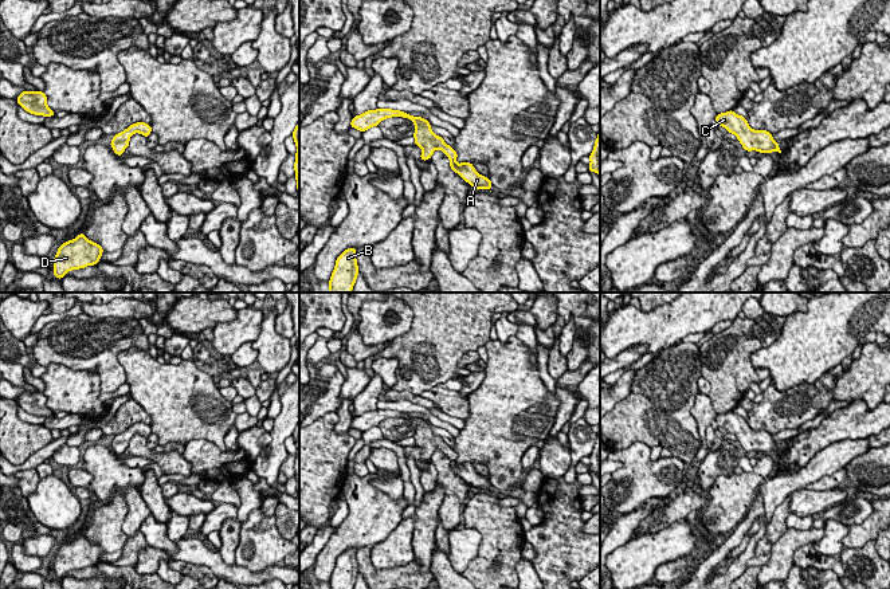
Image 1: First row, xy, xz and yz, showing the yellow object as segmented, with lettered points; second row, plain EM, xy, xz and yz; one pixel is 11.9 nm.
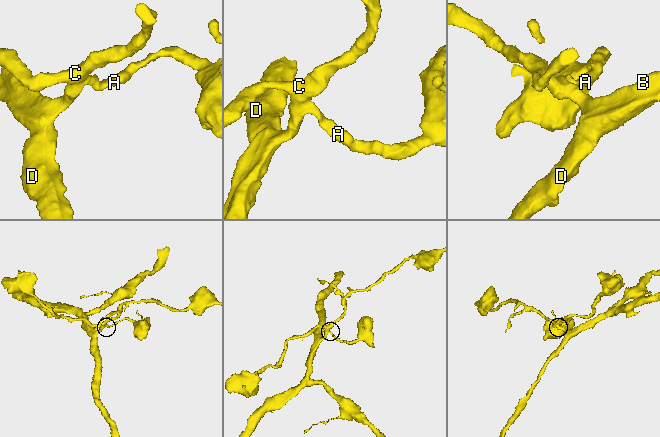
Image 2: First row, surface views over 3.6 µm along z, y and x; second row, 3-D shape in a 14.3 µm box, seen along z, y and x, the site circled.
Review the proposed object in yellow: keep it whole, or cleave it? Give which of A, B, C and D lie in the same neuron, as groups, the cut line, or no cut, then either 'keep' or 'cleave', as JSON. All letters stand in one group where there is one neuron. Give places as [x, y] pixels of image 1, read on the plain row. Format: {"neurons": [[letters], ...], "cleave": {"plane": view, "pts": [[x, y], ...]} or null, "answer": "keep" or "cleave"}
{"neurons": [["A", "B", "C", "D"]], "cleave": null, "answer": "keep"}

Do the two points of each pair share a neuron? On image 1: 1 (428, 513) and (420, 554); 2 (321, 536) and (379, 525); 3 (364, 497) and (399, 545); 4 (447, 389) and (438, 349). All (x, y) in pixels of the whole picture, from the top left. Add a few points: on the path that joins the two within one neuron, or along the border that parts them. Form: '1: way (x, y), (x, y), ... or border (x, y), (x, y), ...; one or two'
1: way (423, 523), (420, 544); one
2: border (334, 531), (314, 560); two
3: border (402, 518), (381, 541), (371, 546); two
4: border (459, 375), (438, 383), (419, 395); two

